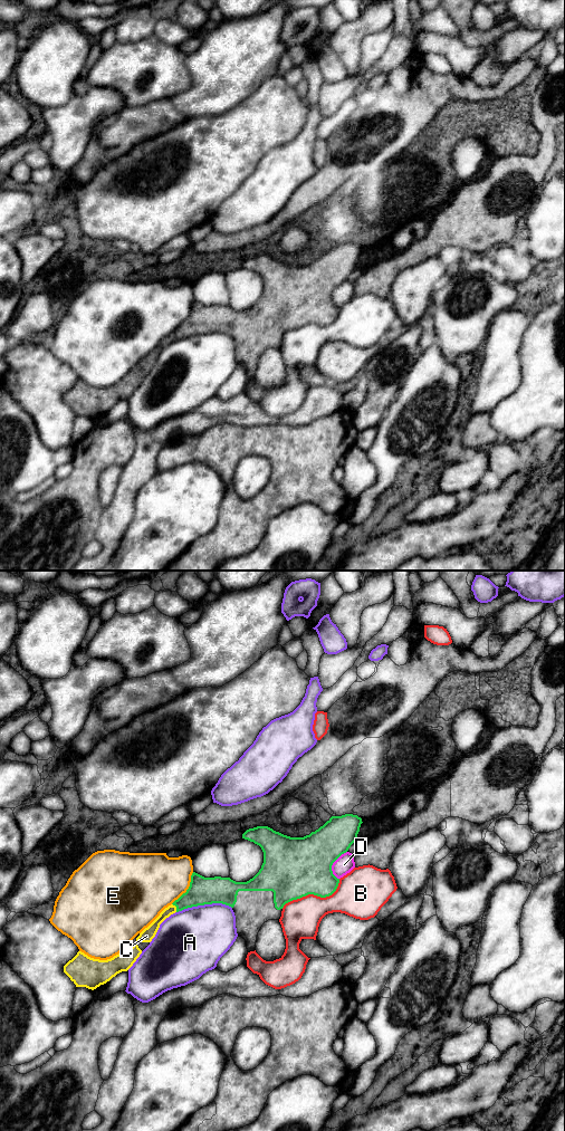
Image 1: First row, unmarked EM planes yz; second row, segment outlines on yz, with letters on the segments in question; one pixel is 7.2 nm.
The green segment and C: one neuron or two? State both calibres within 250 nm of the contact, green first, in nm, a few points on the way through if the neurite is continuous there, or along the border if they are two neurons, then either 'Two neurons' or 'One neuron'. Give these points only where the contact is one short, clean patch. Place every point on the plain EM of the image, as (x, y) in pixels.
Thickness 190 nm (green) against 80 nm. One neuron

